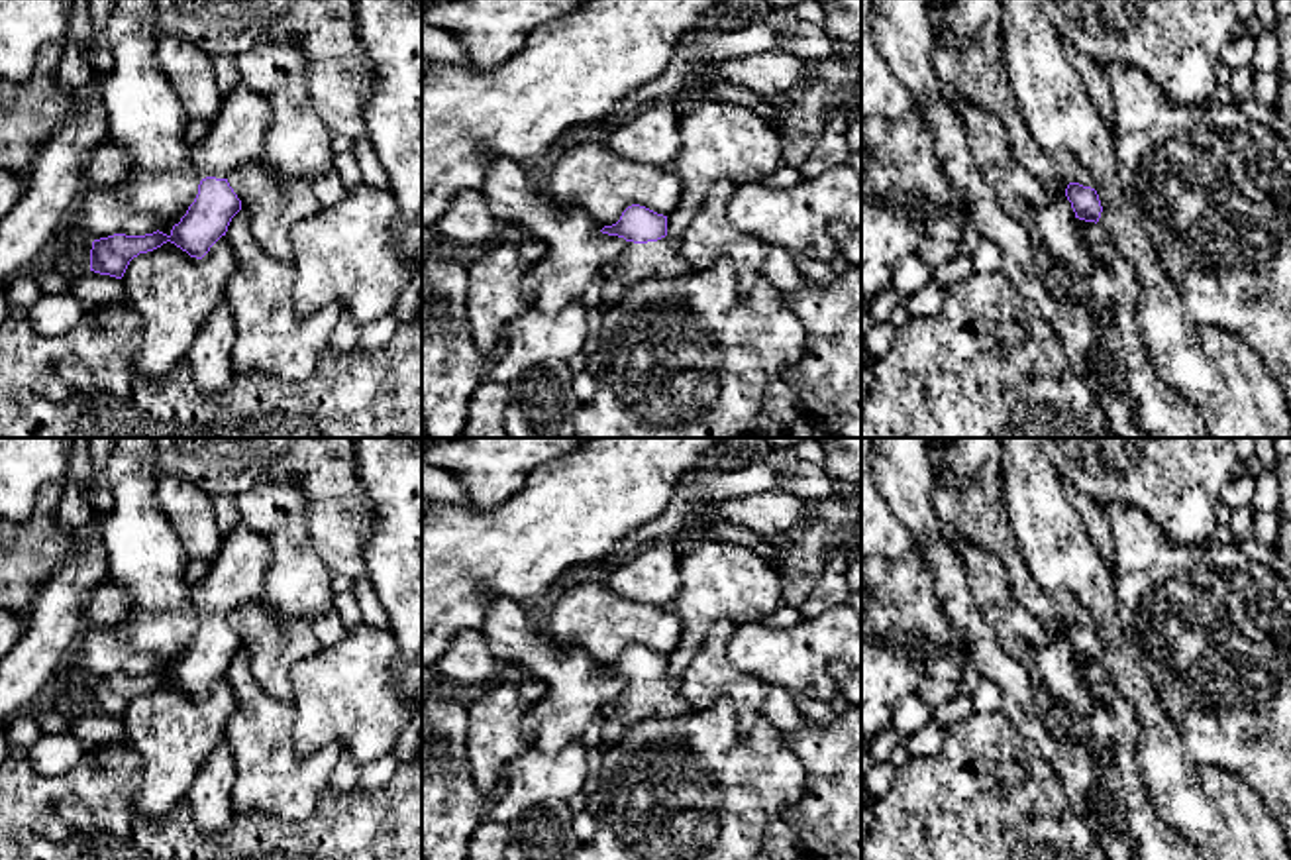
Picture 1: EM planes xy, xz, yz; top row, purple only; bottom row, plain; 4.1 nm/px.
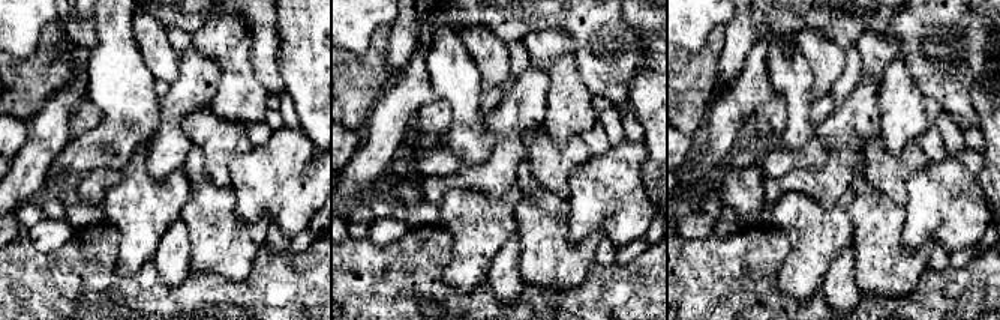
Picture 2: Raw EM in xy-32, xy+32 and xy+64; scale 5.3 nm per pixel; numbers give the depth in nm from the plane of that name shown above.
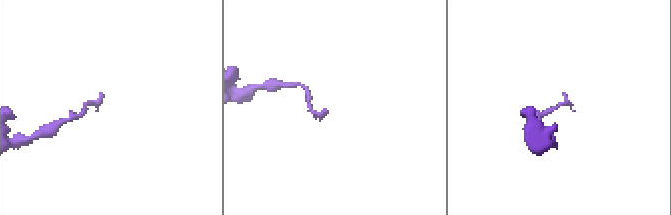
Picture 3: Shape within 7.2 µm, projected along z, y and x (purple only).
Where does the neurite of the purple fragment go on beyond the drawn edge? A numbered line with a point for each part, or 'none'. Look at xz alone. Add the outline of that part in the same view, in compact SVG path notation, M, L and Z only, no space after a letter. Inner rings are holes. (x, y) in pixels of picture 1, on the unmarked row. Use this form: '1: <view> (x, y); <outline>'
1: xz (638, 701); M665 675L657 681L628 681L620 697L604 709L606 721L632 726L653 717L675 717L691 711L679 691L679 679Z

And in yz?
1: yz (1215, 809); M999 438L999 444L1008 528L1034 581L1042 589L1069 591L1093 618L1103 646L1097 664L1105 679L1136 711L1140 774L1154 797L1158 815L1193 842L1203 860L1291 860L1283 829L1264 799L1236 774L1199 764L1189 754L1179 726L1162 711L1158 695L1140 670L1118 622L1112 569L1063 497L1061 475L1046 456L1042 438Z

